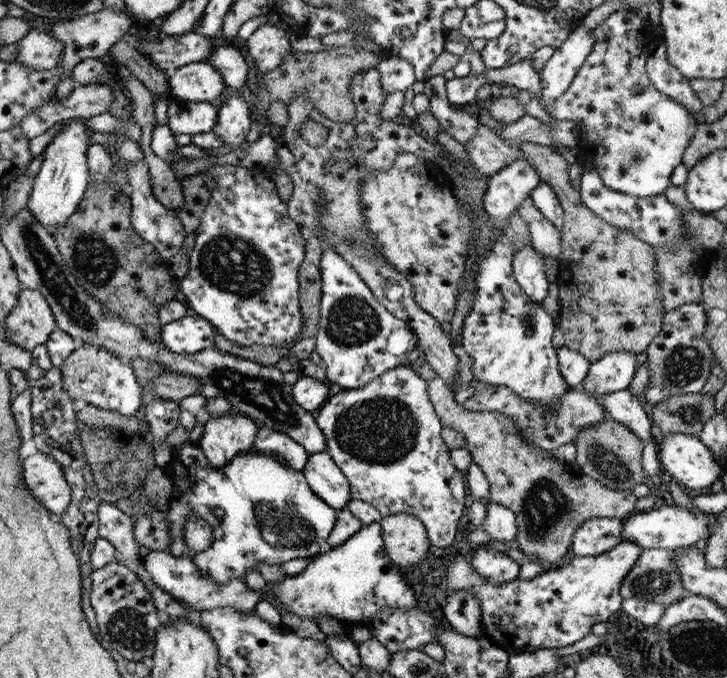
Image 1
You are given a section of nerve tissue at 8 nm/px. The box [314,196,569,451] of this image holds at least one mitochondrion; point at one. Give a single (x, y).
(353, 321)

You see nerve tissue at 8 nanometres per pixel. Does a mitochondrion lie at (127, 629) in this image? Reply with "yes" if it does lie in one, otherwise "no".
yes

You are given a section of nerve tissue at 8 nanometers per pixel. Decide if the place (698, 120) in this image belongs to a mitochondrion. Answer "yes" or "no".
no

